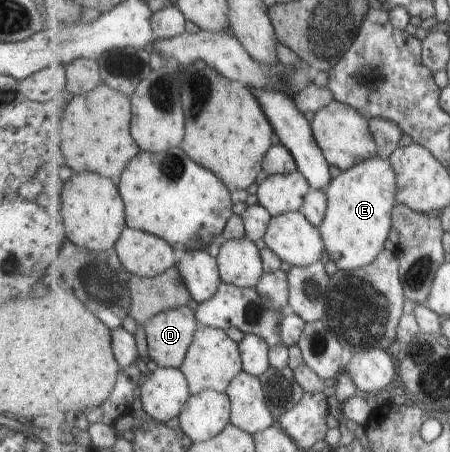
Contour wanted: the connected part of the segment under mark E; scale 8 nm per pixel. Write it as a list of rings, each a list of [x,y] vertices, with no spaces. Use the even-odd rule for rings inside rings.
[[[380,156],[342,172],[329,188],[330,207],[322,224],[327,252],[339,270],[352,271],[373,264],[393,234],[398,202],[398,172],[391,160]]]

